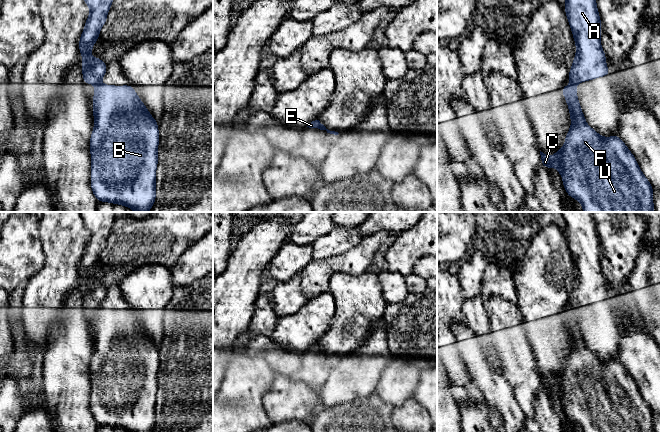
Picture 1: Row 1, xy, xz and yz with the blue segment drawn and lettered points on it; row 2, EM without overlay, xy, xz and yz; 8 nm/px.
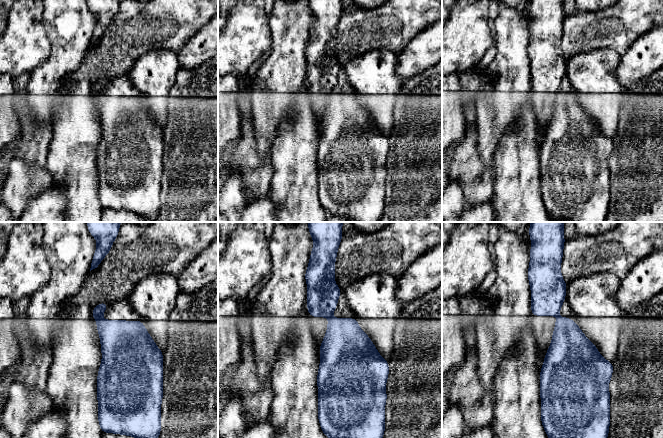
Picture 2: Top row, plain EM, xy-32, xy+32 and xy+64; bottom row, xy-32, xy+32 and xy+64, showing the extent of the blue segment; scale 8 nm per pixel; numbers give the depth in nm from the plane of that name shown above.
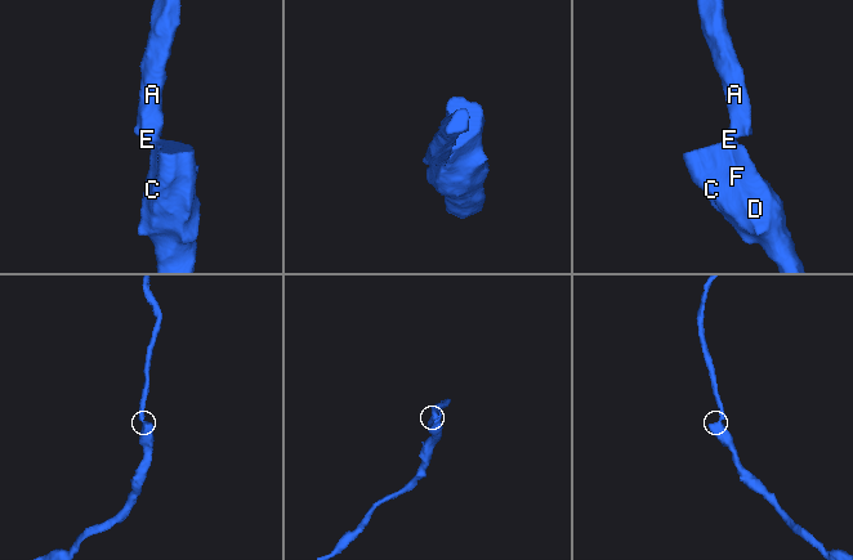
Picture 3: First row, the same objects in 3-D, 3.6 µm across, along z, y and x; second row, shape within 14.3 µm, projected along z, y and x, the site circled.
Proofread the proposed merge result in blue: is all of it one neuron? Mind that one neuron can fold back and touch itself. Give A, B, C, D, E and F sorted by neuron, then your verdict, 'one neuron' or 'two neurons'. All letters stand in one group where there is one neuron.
A E / B C D F; two neurons

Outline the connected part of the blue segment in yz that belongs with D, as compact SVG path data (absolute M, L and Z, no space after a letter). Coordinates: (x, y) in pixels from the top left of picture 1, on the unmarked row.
M576 308L564 310L561 315L569 332L571 351L563 371L553 380L540 375L541 389L557 392L566 417L579 425L582 432L654 432L654 414L619 359L602 361L586 347Z

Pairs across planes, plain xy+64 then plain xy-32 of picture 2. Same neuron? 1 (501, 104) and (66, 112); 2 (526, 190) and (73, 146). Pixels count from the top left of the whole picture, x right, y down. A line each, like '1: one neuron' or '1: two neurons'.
1: two neurons
2: one neuron

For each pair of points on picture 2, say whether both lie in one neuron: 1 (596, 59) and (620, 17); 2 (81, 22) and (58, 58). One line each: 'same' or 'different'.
1: different
2: same

